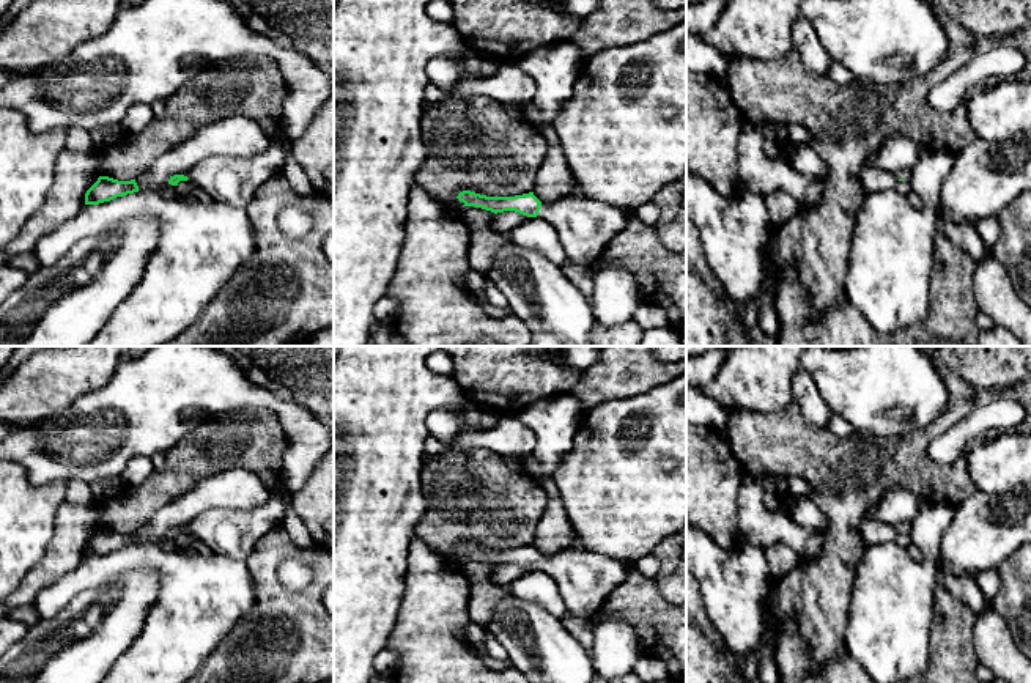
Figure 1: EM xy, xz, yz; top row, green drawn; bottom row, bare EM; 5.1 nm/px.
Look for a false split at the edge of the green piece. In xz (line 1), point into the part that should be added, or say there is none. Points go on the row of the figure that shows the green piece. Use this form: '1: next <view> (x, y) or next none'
1: next xz (586, 227)

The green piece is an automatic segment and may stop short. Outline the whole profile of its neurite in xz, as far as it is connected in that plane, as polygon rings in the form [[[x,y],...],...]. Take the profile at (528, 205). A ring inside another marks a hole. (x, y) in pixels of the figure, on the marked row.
[[[463,190],[456,197],[464,206],[494,214],[515,211],[548,220],[557,231],[567,260],[590,266],[604,253],[614,234],[625,225],[628,209],[612,208],[584,194],[568,195],[556,203],[541,203],[534,192],[515,197],[486,197]]]

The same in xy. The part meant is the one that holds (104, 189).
[[[99,176],[98,181],[87,190],[85,205],[99,205],[134,192],[139,192],[135,179],[118,181],[109,176]]]

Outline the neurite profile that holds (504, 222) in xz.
[[[504,211],[493,216],[490,227],[493,231],[508,234],[515,227],[521,225],[526,219],[529,217],[519,212]]]

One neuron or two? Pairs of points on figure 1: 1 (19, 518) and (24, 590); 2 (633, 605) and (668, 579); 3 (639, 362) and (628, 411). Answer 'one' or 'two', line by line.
1: two
2: two
3: two

